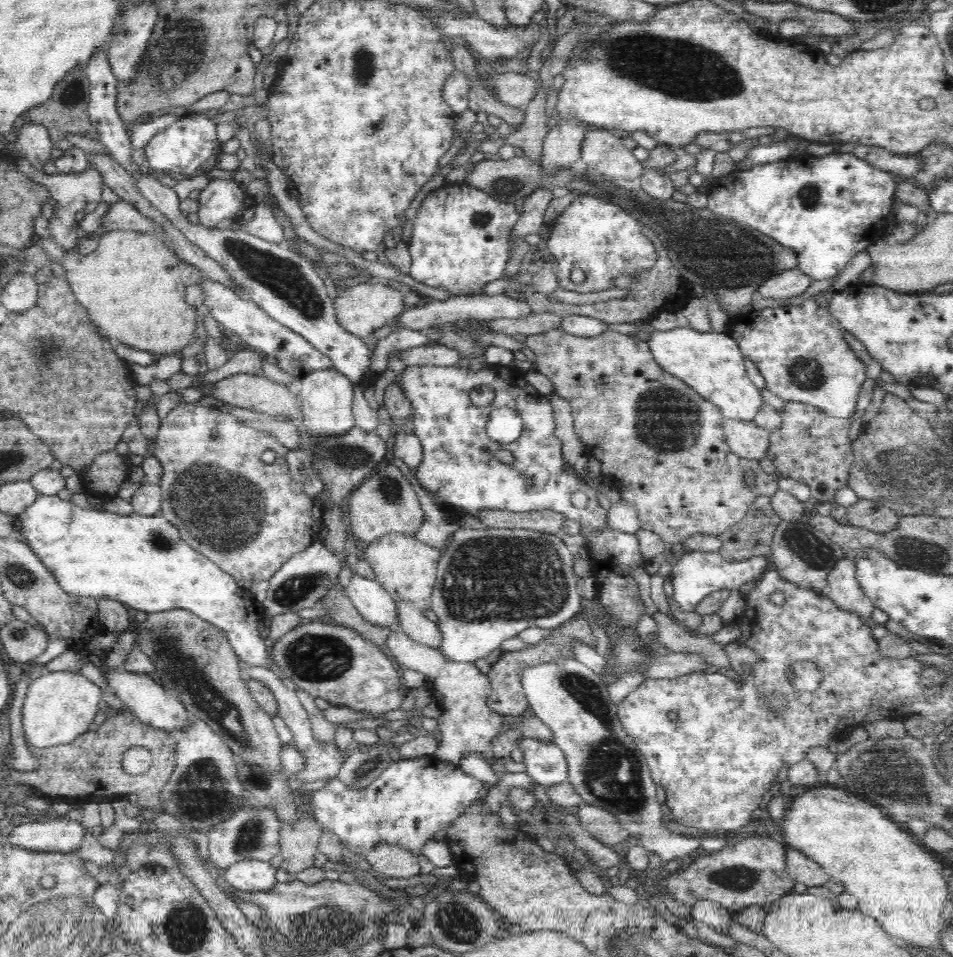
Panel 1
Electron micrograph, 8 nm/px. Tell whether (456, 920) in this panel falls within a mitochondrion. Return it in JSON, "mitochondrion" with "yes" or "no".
{"mitochondrion":"yes"}

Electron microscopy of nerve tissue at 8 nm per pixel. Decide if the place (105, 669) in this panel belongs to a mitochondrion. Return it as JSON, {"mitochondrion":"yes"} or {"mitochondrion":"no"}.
{"mitochondrion":"no"}

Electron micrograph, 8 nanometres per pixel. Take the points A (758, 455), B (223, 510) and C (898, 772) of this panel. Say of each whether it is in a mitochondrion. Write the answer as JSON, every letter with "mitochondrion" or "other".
{"A":"other","B":"mitochondrion","C":"mitochondrion"}

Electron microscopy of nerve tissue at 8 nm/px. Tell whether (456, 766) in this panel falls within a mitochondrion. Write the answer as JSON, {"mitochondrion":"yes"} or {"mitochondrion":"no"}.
{"mitochondrion":"no"}

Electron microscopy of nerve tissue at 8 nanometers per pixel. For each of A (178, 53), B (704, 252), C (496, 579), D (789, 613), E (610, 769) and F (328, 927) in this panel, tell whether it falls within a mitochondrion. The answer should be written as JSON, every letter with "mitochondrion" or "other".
{"A":"mitochondrion","B":"mitochondrion","C":"mitochondrion","D":"other","E":"mitochondrion","F":"mitochondrion"}

